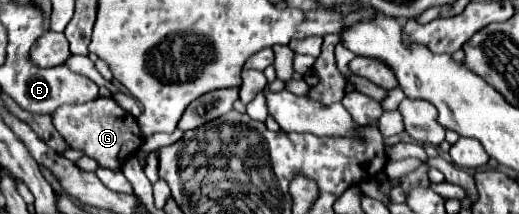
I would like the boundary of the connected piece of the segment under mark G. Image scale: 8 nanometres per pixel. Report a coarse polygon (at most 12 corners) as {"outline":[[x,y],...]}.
{"outline":[[113,98],[61,106],[53,124],[71,148],[121,168],[143,144]]}

